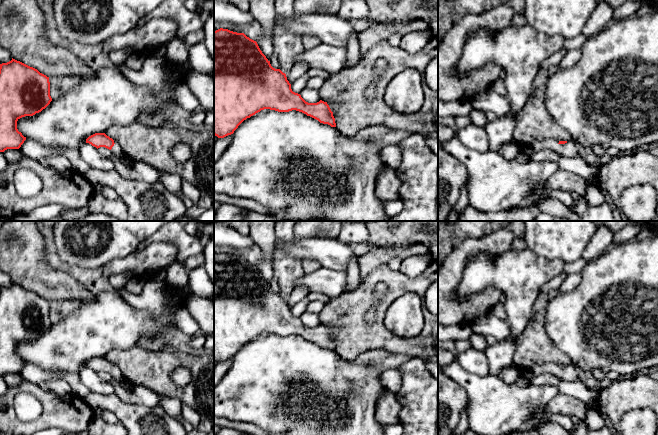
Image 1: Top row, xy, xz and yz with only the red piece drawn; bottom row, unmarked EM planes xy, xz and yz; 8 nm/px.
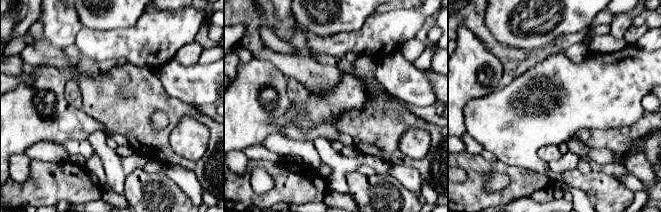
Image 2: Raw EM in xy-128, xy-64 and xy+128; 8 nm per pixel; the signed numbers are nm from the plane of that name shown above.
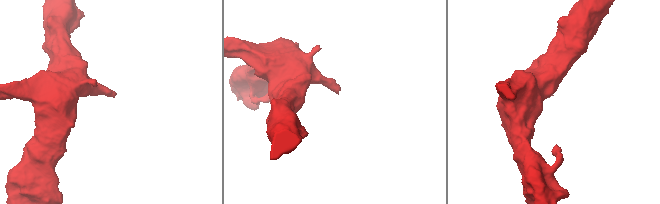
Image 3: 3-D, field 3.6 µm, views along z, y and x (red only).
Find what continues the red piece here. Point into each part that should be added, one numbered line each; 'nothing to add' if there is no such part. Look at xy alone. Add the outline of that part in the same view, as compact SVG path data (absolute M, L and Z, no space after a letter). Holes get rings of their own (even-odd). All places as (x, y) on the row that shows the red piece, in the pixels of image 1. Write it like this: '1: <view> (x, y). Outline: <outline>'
1: xy (116, 150). Outline: M114 144L111 151L112 151L113 155L122 154L122 151L121 151L120 147L117 144Z

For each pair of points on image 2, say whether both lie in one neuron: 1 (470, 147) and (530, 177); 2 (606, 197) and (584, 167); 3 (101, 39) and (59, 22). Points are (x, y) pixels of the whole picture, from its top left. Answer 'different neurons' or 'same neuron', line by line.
1: different neurons
2: different neurons
3: different neurons

